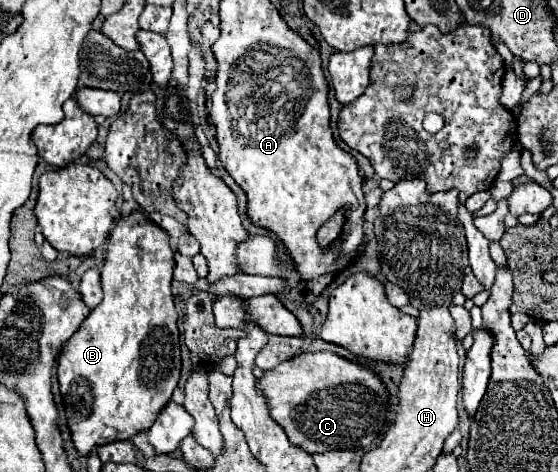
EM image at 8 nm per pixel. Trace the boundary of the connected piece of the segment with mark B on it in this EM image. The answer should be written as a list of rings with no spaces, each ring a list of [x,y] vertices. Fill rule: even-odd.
[[[142,210],[120,216],[114,222],[102,266],[104,300],[86,316],[58,356],[60,392],[64,396],[72,440],[80,454],[90,454],[96,446],[114,440],[130,440],[136,432],[148,430],[156,414],[170,400],[180,380],[178,312],[170,290],[174,266],[174,248],[170,246],[168,232],[154,224]]]

